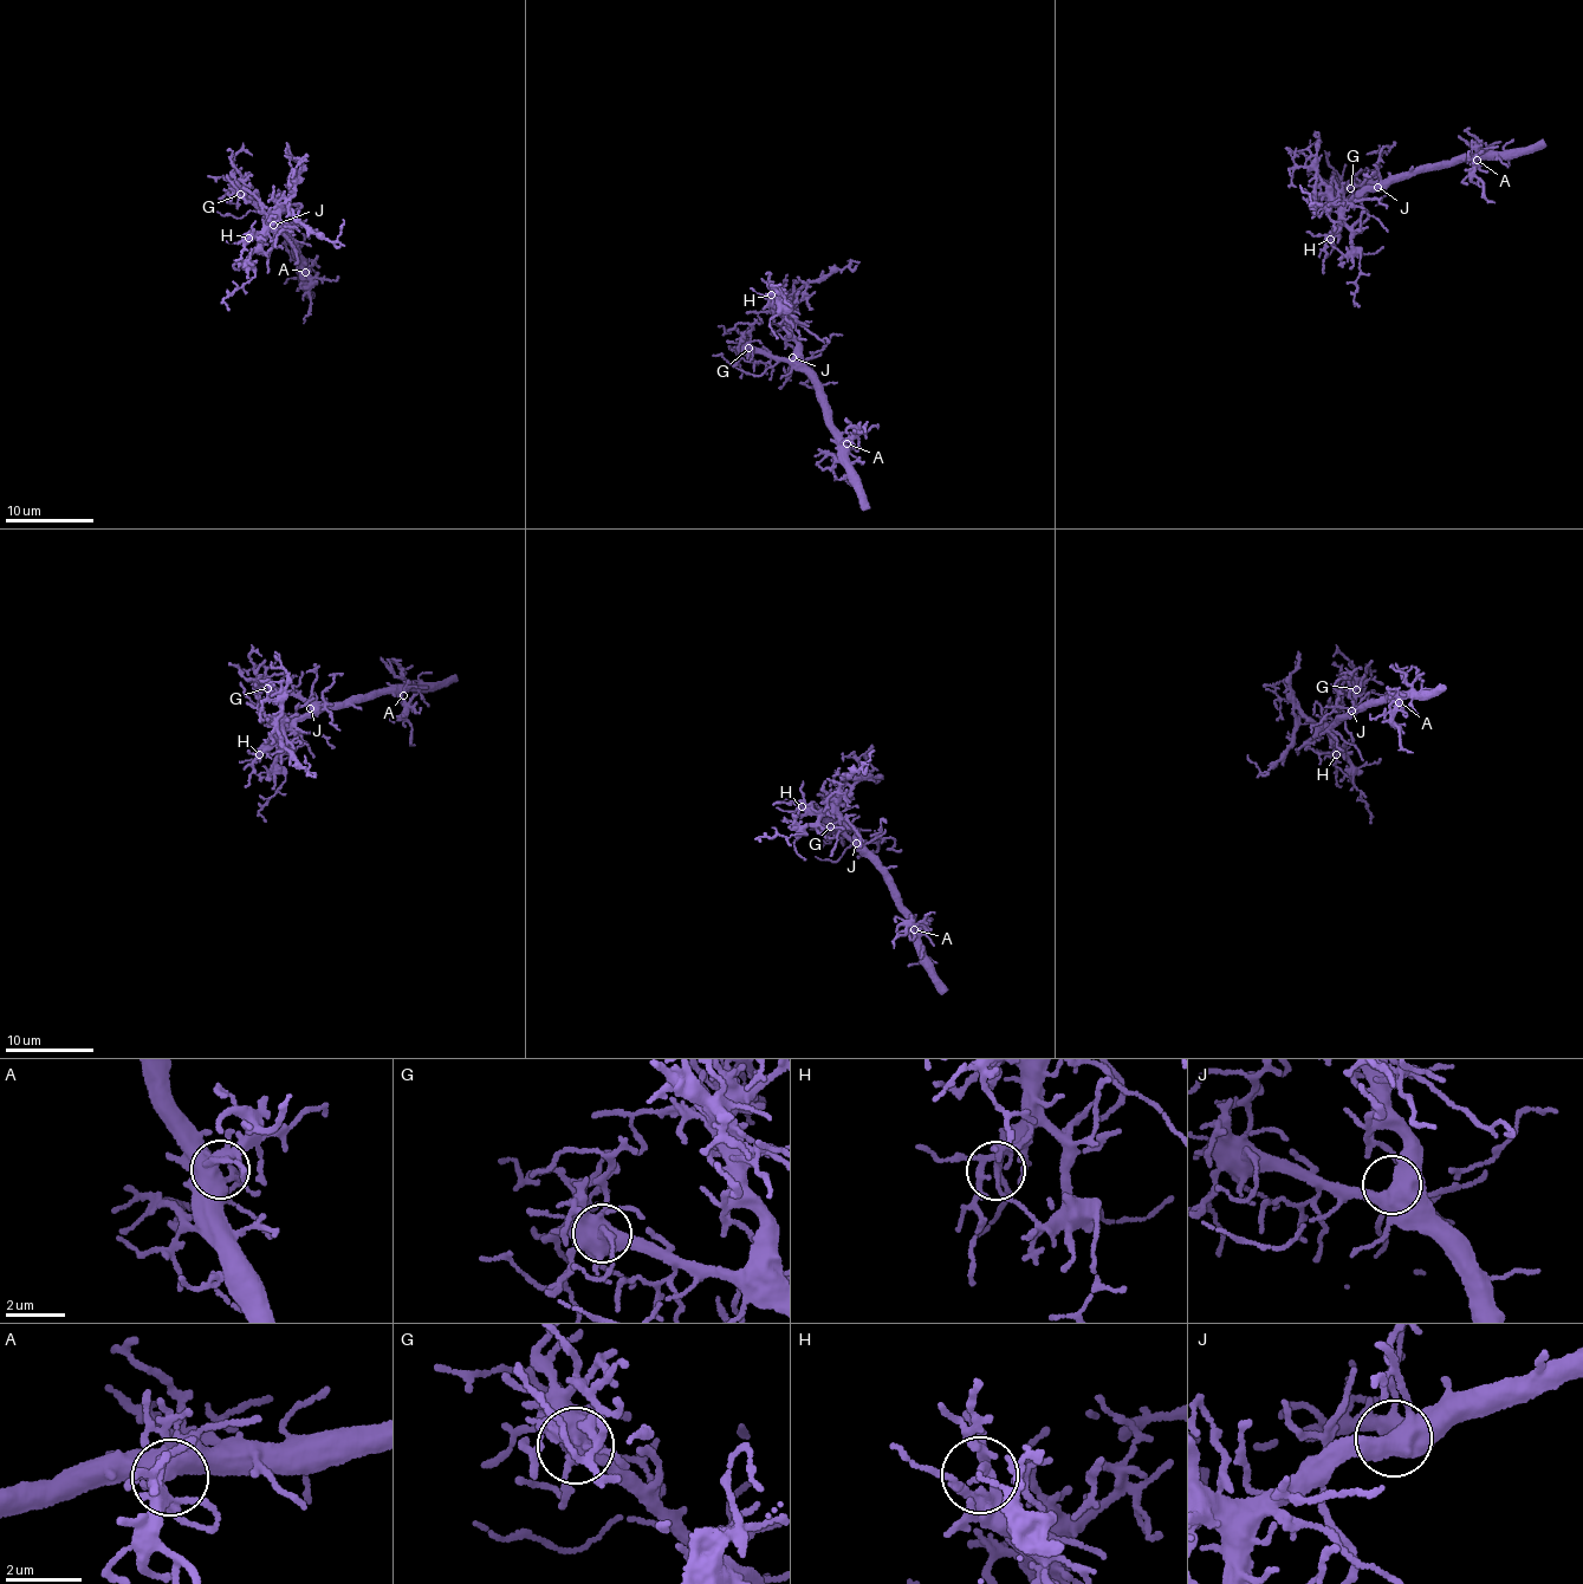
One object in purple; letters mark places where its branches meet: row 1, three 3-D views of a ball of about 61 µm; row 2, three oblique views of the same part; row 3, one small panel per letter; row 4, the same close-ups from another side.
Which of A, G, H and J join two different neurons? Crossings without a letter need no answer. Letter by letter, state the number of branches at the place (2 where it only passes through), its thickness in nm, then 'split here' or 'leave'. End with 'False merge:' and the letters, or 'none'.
A: 7 branches meet; 480 nm thick; leave
G: 9 branches meet; 550 nm thick; leave
H: 3 branches meet; 160 nm thick; leave
J: 5 branches meet; 500 nm thick; leave
False merge: none

